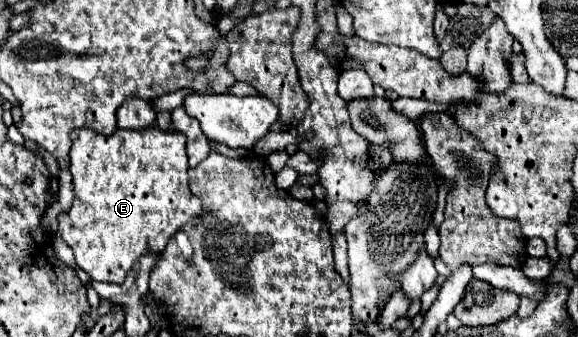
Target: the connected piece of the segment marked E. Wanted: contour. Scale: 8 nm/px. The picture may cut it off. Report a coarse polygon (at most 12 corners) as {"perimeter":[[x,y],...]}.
{"perimeter":[[74,131],[58,235],[122,283],[202,215],[186,137]]}

